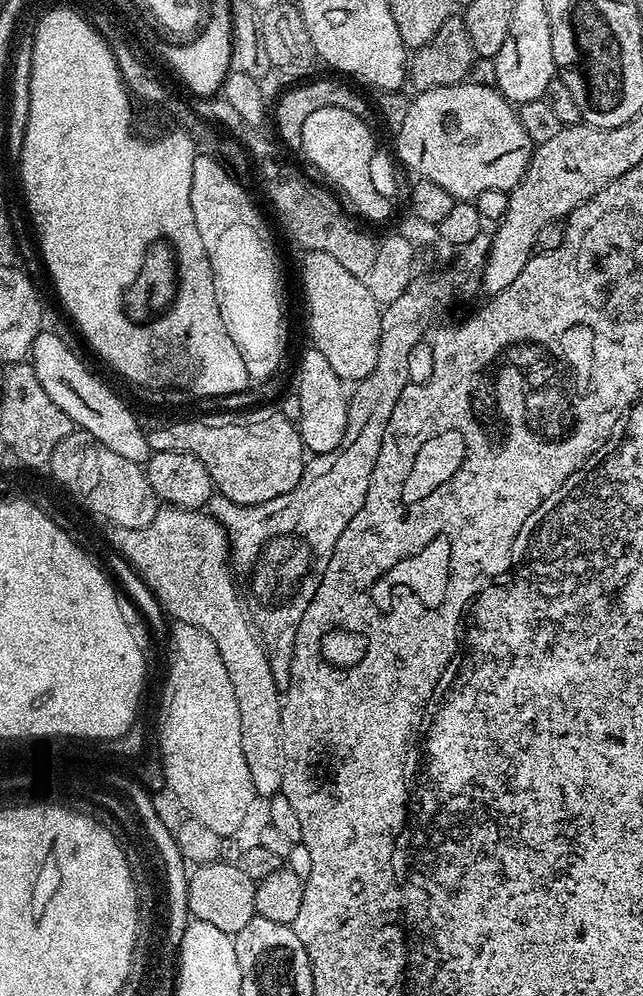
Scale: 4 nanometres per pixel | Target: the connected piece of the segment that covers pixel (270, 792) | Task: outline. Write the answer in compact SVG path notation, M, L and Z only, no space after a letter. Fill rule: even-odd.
M160 506L153 520L160 520L160 546L152 546L152 540L148 540L148 550L130 552L136 556L132 558L136 562L134 569L139 576L146 570L145 589L156 595L161 608L173 621L198 626L218 646L218 654L222 654L226 674L230 674L234 686L234 698L238 698L242 754L250 769L250 782L257 797L271 798L284 787L282 689L274 682L274 674L270 674L268 655L246 611L245 601L242 596L240 601L236 593L230 563L230 533L204 510Z

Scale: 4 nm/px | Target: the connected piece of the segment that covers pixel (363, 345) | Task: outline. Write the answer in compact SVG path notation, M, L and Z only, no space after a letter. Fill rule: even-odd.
M304 252L304 261L300 264L300 280L304 283L304 300L308 303L308 332L312 335L311 347L316 348L330 362L334 374L345 382L359 382L374 370L374 362L378 362L378 342L380 341L381 305L370 298L370 290L363 279L350 270L344 269L330 254L321 252Z

